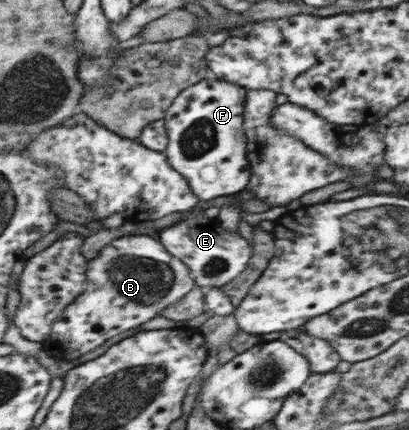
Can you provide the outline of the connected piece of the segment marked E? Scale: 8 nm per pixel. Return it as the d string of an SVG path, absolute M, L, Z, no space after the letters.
M204 212L188 213L178 225L166 229L160 235L159 242L173 257L180 258L192 270L197 285L210 288L222 288L232 279L236 279L249 263L253 247L238 233L229 233L221 227L219 218L208 218Z

